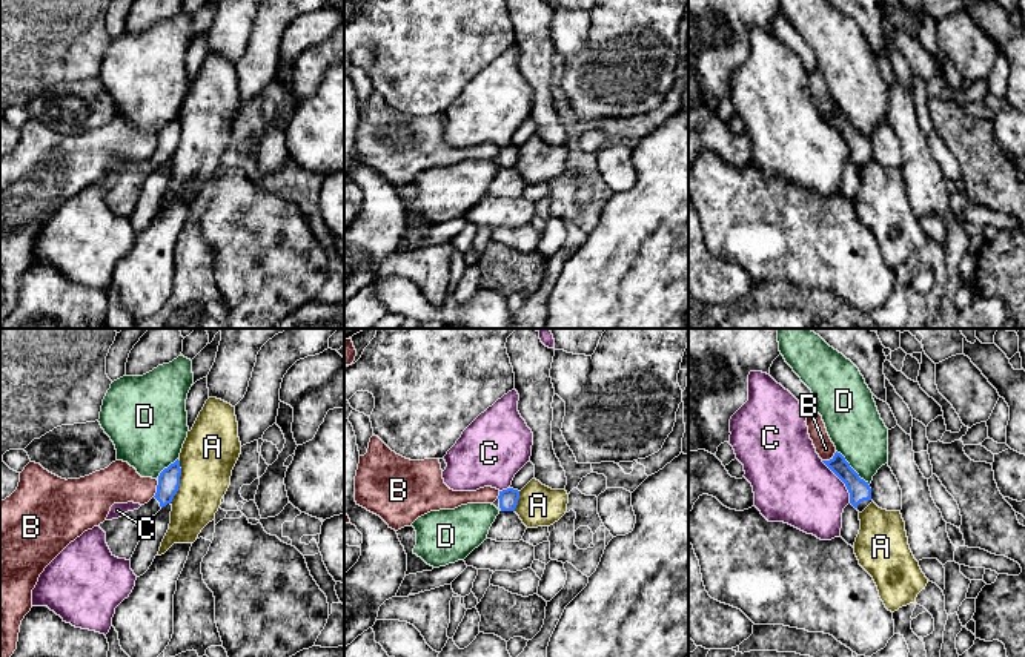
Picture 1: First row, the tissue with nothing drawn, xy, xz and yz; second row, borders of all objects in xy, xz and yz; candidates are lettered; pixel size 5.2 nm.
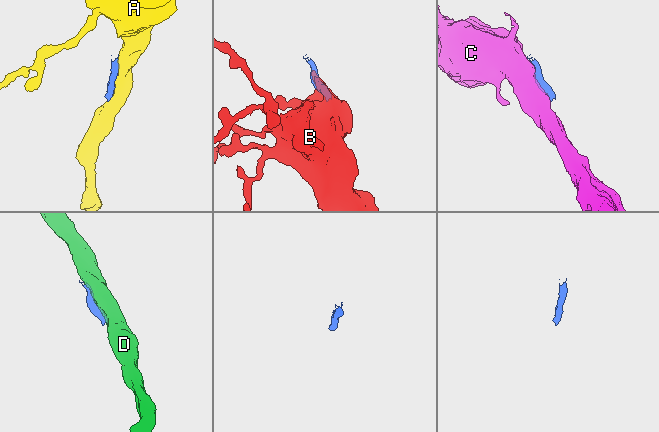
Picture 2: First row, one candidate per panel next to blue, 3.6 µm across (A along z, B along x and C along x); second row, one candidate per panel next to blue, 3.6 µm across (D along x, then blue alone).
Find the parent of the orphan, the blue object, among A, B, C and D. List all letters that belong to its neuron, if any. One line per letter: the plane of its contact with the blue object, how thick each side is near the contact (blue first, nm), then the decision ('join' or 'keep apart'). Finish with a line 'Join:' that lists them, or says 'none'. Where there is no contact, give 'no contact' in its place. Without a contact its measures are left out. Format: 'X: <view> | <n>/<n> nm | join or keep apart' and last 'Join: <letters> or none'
A: xy | 110/300 nm | keep apart
B: yz | 120/100 nm | keep apart
C: yz | 120/380 nm | keep apart
D: yz | 120/280 nm | keep apart
Join: none

